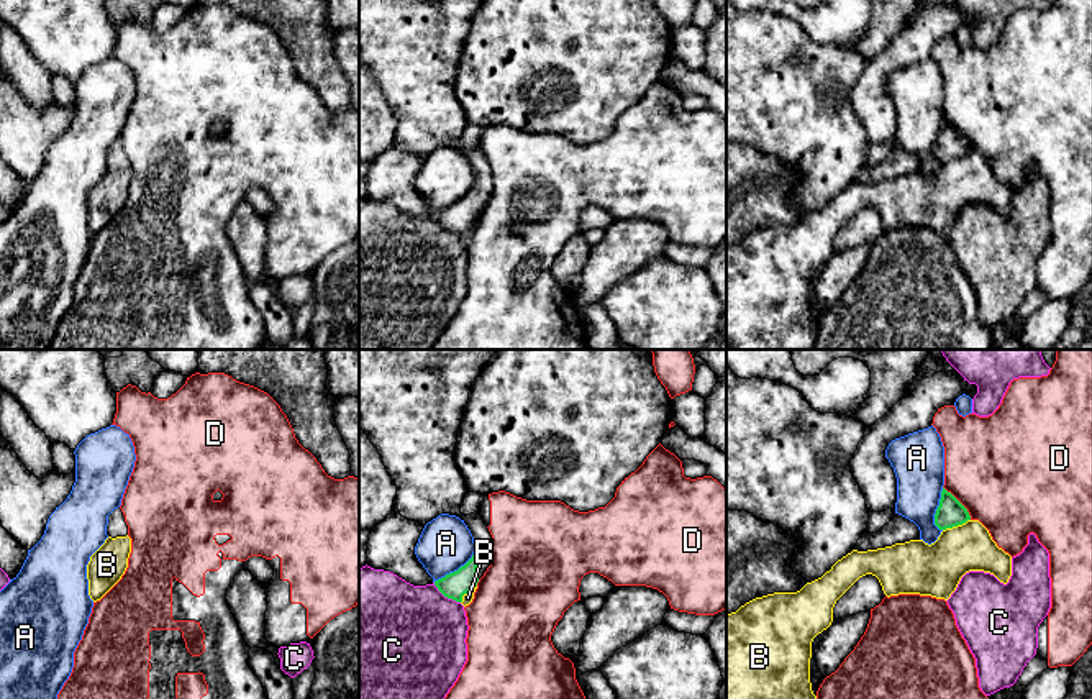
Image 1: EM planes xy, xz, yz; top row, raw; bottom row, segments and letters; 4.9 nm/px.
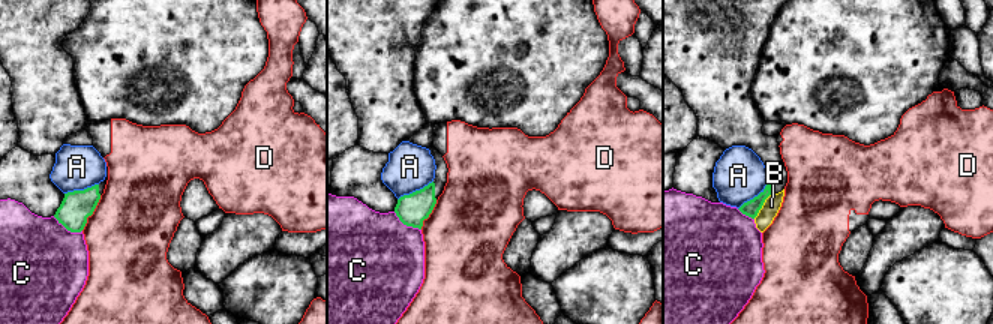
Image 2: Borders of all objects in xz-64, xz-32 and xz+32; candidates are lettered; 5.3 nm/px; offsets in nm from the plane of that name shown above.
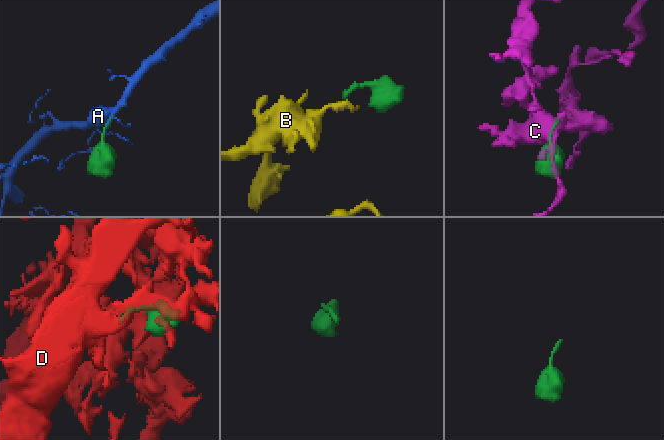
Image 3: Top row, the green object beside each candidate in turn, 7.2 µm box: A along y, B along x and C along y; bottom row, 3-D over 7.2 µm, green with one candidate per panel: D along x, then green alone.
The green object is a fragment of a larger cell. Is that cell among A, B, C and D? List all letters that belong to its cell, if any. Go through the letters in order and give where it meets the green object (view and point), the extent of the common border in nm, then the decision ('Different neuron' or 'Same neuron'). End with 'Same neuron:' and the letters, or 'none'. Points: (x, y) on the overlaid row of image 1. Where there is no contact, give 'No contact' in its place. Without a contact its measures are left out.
A: Touches green at xz (454, 571). Shared border 260 nm. Different neuron
B: Touches green at yz (956, 525). Shared border 150 nm. Different neuron
C: Touches green at xz (446, 596). Shared border 170 nm. Different neuron
D: Touches green at yz (960, 502). Shared border 220 nm. Different neuron
Same neuron: none

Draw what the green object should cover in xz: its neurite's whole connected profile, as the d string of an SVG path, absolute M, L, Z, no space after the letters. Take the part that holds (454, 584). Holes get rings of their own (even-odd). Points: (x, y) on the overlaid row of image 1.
M359 350L359 425L397 486L395 512L426 525L441 514L459 517L475 543L472 558L435 581L456 602L471 592L492 561L492 535L479 512L461 514L469 492L456 464L457 430L471 386L497 350Z

